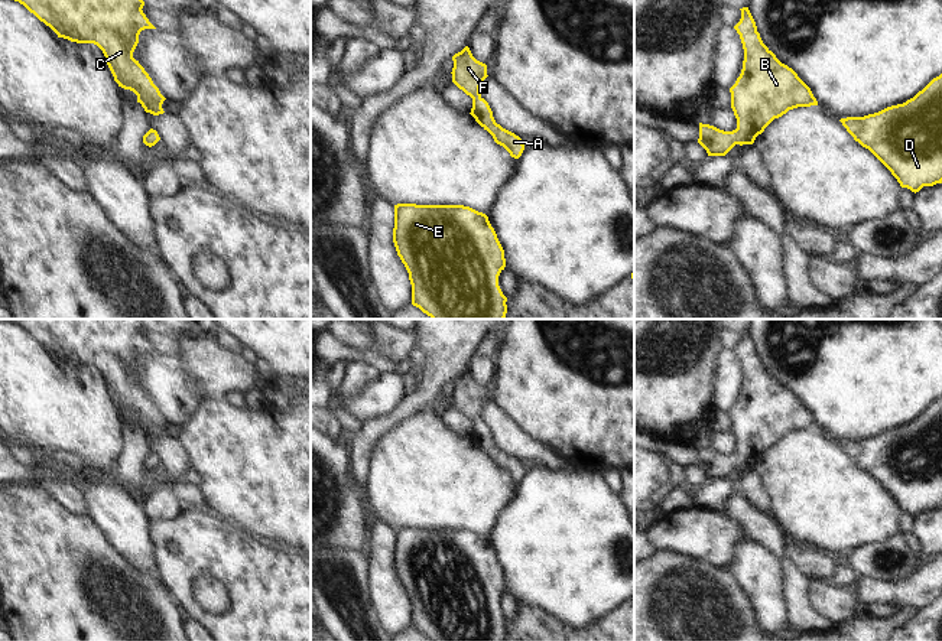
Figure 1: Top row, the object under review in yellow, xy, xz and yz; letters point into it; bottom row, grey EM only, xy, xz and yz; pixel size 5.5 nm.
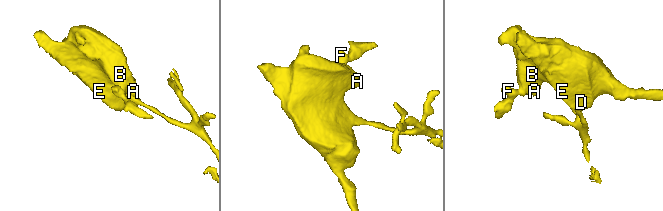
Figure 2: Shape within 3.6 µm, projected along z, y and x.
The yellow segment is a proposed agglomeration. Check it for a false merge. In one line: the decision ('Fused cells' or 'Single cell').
Single cell

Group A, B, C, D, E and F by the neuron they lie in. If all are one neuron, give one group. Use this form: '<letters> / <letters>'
A B C D E F

